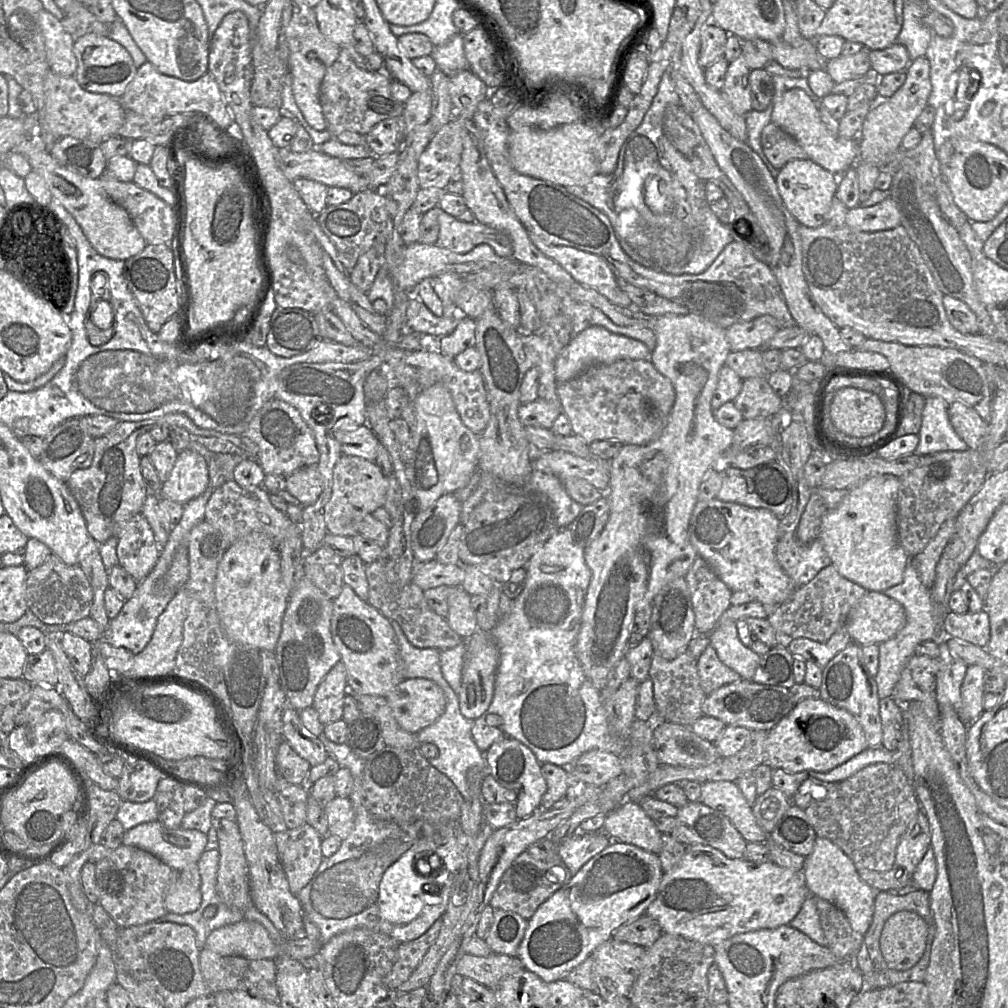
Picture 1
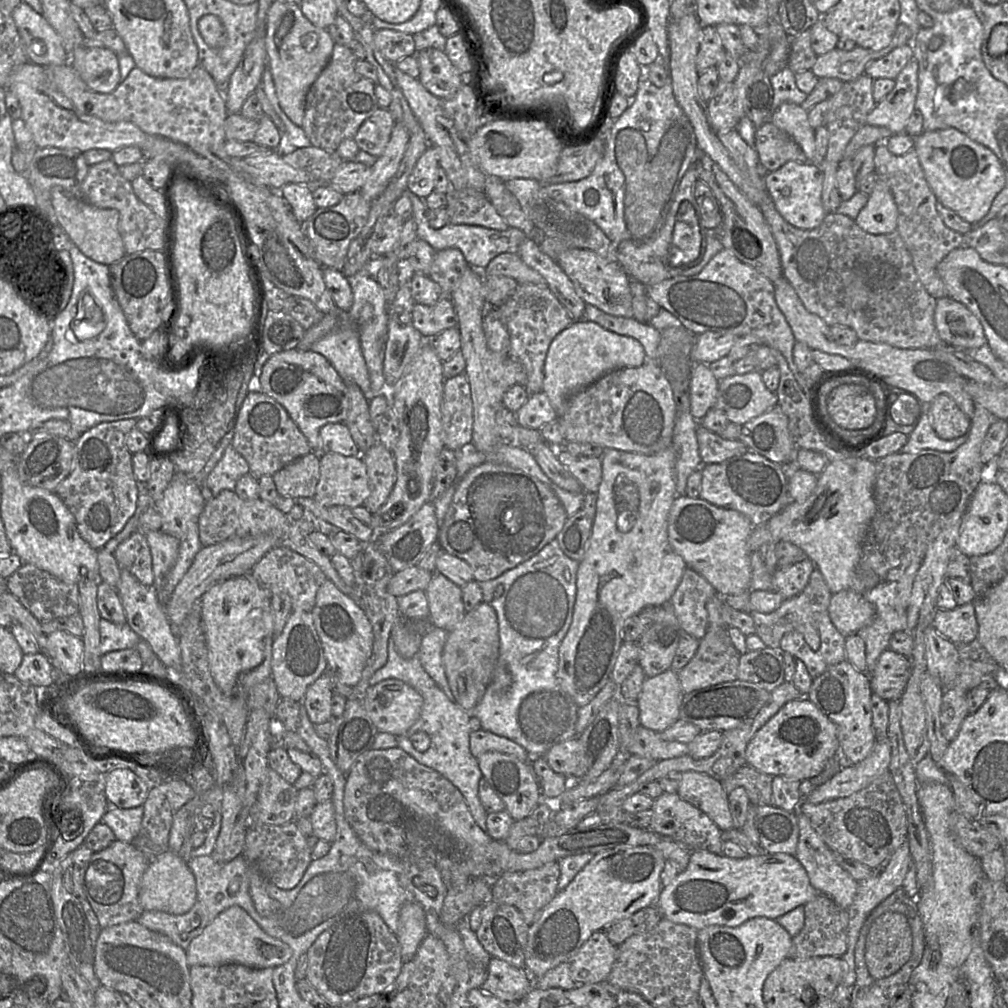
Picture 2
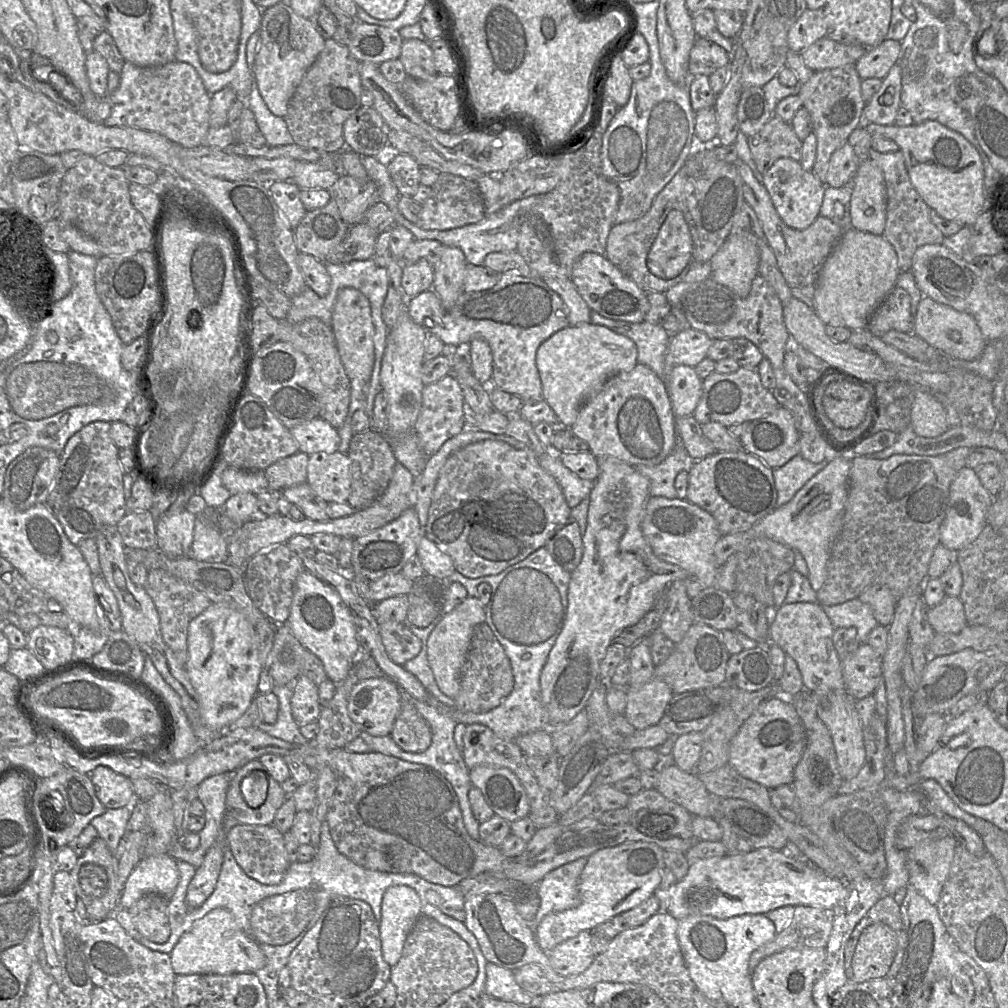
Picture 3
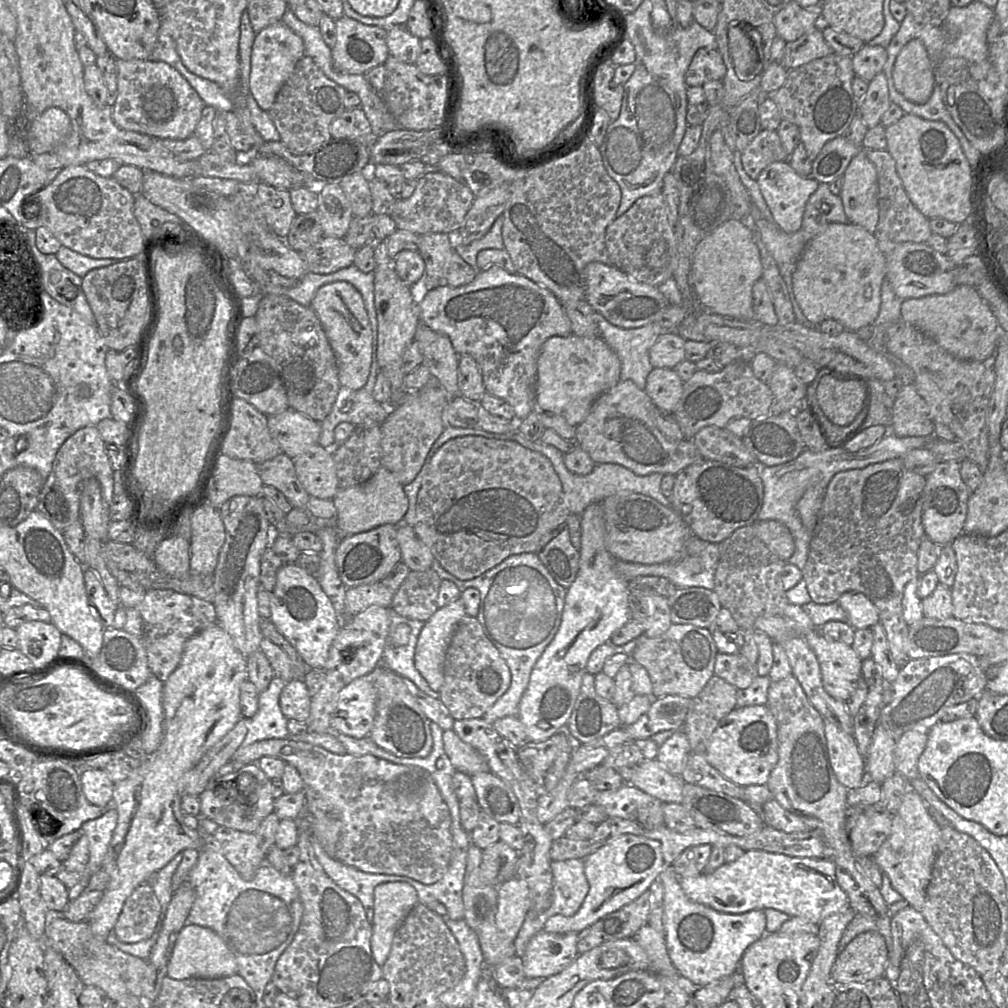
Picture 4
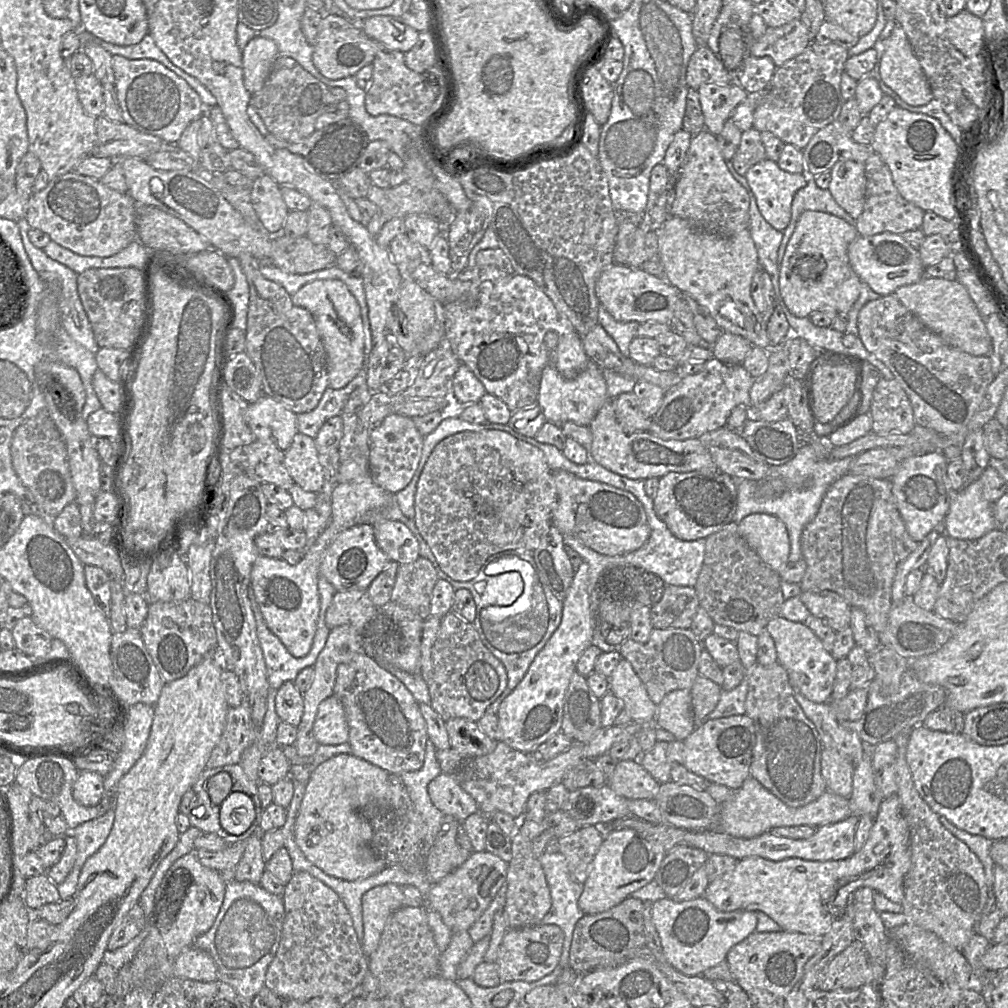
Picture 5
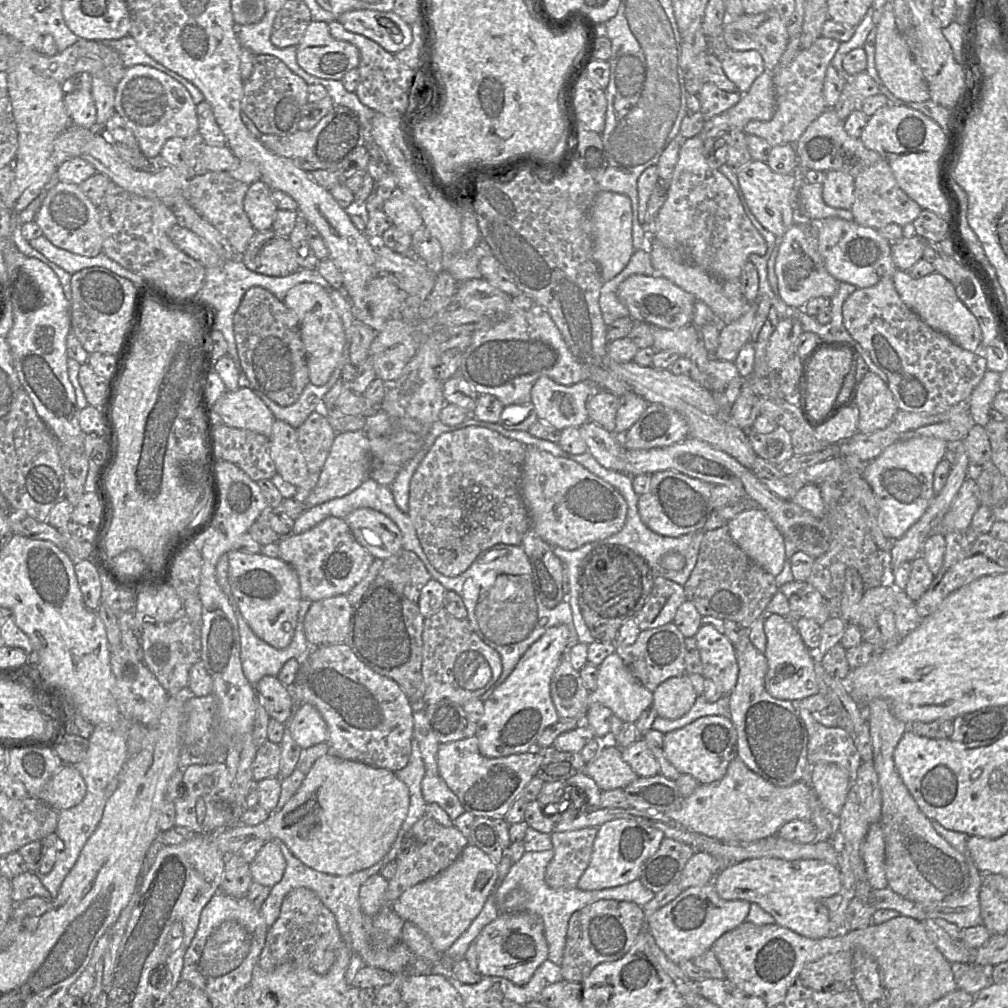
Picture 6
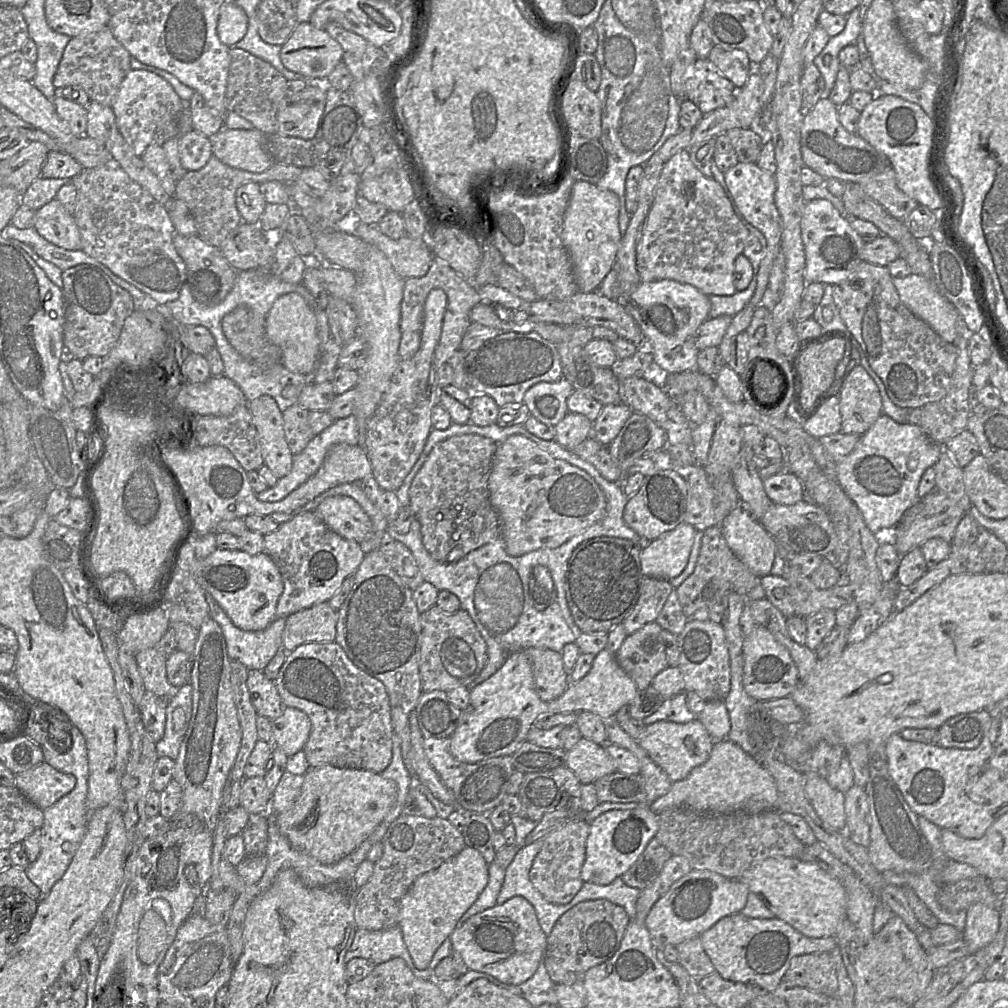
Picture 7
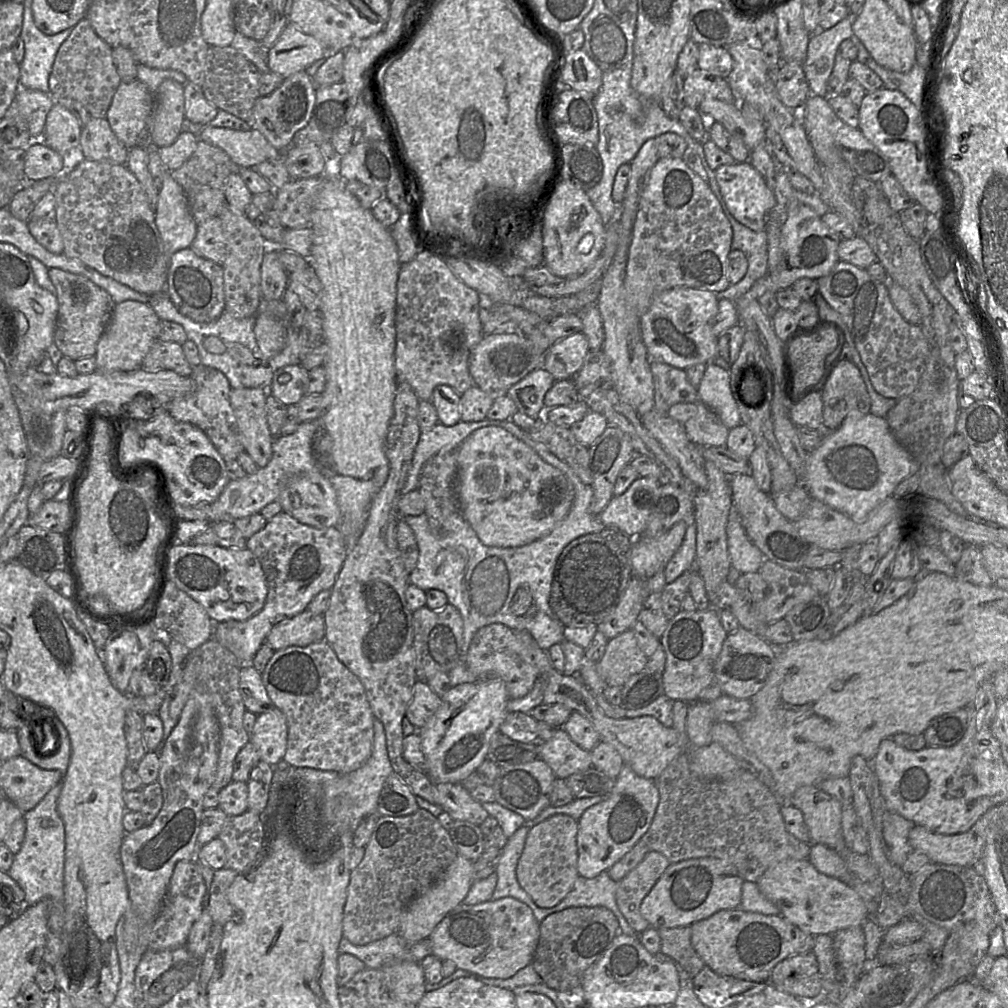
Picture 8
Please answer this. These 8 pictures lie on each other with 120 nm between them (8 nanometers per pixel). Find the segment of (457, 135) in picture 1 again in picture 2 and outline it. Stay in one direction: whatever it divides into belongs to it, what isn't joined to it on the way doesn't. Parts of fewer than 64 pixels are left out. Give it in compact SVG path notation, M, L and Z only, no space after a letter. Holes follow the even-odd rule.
M430 146L417 160L407 181L407 190L426 198L435 190L435 179L440 168L438 151Z

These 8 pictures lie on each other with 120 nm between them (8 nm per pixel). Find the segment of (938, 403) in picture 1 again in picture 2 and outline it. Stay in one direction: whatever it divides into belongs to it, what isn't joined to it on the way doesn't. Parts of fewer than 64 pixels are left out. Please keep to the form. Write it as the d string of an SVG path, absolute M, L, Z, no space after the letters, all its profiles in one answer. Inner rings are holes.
M923 413L916 427L908 435L907 443L900 449L899 453L917 453L921 450L951 452L964 444L966 440L967 435L951 440L939 438L931 426L928 414Z

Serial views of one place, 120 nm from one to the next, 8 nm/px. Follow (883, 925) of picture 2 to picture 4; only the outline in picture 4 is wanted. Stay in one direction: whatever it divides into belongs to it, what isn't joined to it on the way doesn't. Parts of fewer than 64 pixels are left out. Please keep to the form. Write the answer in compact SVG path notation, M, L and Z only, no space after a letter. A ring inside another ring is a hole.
M868 931L840 951L832 969L832 980L837 985L866 983L884 977L887 964L885 938L876 931Z

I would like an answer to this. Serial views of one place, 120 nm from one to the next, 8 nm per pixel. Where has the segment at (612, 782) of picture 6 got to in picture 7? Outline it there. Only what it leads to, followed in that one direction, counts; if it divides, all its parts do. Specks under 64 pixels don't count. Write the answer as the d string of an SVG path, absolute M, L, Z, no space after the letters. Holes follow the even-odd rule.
M581 738L566 752L568 767L582 784L593 784L596 780L616 771L604 745Z

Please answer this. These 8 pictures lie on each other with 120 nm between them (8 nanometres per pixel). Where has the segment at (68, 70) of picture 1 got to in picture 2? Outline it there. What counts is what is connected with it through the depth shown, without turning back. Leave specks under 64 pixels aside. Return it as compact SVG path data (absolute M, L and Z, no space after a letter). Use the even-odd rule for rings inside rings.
M21 2L12 17L28 61L40 66L70 63L62 40L40 13Z

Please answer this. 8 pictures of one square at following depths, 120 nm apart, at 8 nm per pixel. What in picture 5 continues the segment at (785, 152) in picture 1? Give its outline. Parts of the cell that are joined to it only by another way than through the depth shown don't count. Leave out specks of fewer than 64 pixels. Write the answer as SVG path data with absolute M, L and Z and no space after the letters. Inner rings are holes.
M754 128L742 131L740 144L731 161L735 171L743 177L753 165L766 159L760 134Z

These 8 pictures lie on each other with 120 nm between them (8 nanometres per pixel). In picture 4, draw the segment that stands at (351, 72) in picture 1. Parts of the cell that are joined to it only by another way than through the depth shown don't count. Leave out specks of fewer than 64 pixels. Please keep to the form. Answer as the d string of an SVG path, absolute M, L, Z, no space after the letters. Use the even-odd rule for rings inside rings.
M303 56L281 87L267 111L280 141L293 154L300 154L331 137L330 124L347 108L344 98L347 90L329 79L309 56Z

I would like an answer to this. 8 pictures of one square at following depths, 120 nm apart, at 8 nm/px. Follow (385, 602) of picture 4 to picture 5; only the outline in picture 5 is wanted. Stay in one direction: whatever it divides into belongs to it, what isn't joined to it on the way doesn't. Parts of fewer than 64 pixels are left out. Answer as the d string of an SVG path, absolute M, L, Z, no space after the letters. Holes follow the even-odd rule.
M366 590L336 592L325 612L325 624L332 630L338 626L353 626L358 633L375 615L377 607L371 601Z

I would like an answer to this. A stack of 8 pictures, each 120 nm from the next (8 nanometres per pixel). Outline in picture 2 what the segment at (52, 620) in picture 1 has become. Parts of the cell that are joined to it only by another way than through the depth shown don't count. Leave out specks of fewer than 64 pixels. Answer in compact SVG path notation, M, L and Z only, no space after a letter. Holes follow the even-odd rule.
M23 564L5 581L6 589L40 622L79 612L78 584L67 584L32 564Z

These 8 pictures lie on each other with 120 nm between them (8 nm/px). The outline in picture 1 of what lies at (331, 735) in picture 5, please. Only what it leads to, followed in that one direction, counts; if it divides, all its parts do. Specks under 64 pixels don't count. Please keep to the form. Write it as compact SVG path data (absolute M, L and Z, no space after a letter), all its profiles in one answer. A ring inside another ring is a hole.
M423 678L401 681L386 699L398 725L412 734L436 722L446 706L442 689Z

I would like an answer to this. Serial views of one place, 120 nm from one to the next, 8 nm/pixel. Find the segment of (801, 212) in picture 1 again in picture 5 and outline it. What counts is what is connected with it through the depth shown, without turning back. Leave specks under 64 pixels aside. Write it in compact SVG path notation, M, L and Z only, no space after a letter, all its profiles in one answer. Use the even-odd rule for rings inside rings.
M765 159L753 165L744 177L763 218L776 230L783 231L791 219L793 197L806 186L808 176L786 172L775 161Z

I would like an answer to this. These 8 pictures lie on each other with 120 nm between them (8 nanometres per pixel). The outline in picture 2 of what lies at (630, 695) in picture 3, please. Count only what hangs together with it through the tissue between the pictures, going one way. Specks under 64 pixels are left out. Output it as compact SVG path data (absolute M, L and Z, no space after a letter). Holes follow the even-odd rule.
M669 669L643 682L637 698L641 726L659 733L679 720L683 692L676 672Z

